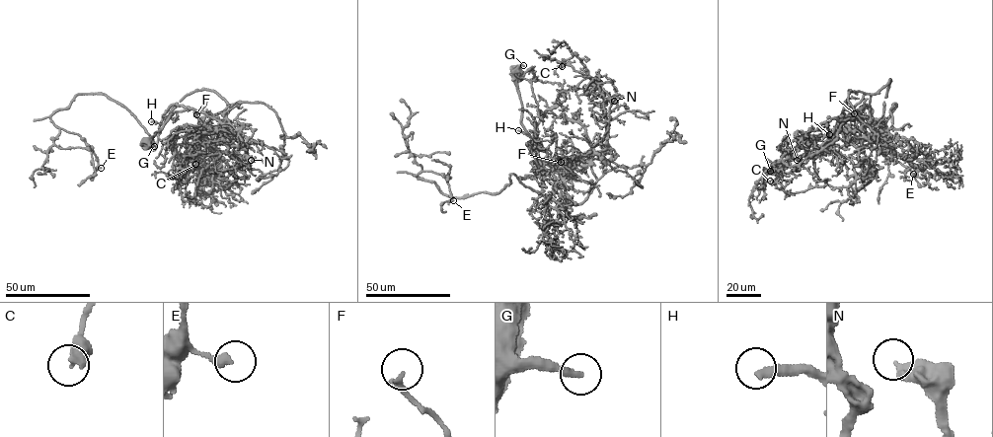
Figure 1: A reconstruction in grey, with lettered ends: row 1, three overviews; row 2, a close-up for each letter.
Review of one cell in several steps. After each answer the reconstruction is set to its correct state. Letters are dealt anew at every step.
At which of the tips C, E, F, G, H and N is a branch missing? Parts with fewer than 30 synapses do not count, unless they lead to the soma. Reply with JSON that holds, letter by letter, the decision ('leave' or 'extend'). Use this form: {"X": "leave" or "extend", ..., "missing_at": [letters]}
{"C": "leave", "E": "leave", "F": "leave", "G": "leave", "H": "leave", "N": "leave", "missing_at": []}

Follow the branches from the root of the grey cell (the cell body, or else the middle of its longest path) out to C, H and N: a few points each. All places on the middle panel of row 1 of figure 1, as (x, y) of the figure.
C: (517, 72), (523, 129), (543, 163), (567, 170), (598, 145), (607, 119), (580, 60), (574, 55), (562, 66)
H: (517, 72), (521, 122), (529, 135), (518, 130)
N: (517, 72), (521, 124), (540, 160), (555, 169), (570, 169), (598, 145), (614, 101)

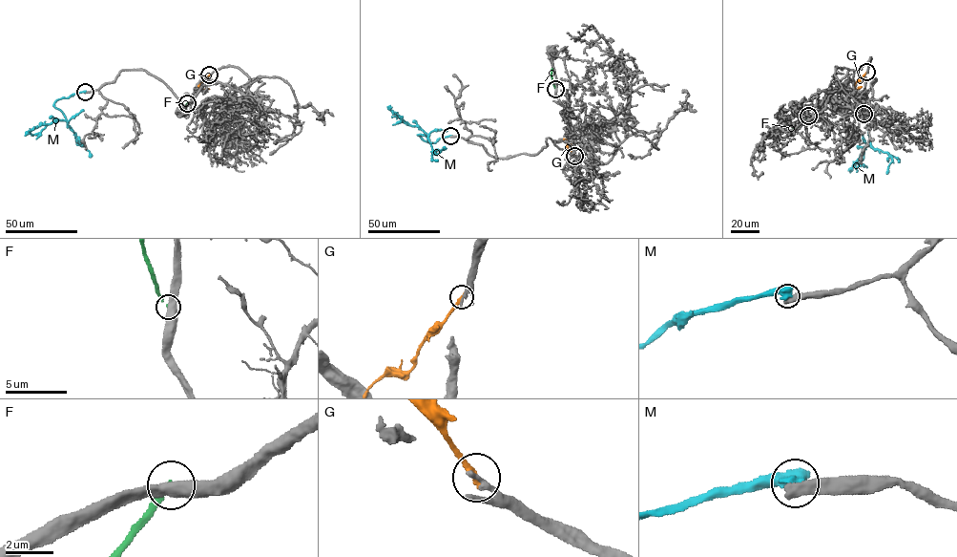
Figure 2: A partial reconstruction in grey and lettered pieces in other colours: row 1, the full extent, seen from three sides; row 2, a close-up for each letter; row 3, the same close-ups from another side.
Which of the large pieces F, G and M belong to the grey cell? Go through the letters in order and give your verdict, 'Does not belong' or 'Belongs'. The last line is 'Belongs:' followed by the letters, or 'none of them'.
F: Does not belong
G: Does not belong
M: Does not belong
Belongs: none of them

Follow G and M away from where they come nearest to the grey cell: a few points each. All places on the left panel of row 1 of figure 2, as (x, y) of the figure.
G: (209, 74), (197, 87), (209, 89)
M: (85, 92), (59, 98), (54, 106), (63, 114), (67, 125), (91, 157)

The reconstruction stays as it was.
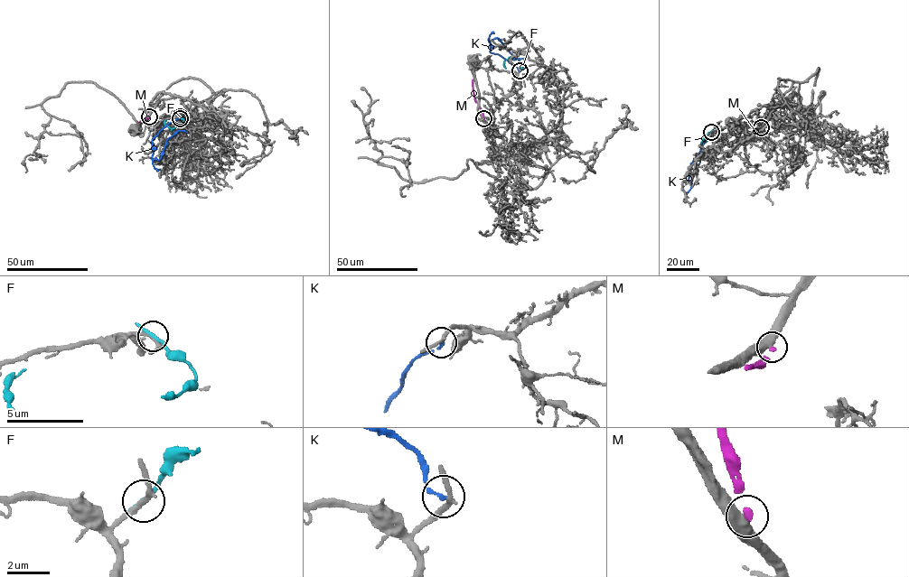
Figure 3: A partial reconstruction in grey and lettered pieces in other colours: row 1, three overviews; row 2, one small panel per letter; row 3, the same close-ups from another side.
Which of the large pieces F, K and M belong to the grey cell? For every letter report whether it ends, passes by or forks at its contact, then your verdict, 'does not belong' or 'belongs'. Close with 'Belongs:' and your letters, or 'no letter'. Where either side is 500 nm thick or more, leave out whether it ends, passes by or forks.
F: it passes by; does not belong
K: it ends; does not belong
M: it ends; does not belong
Belongs: no letter

